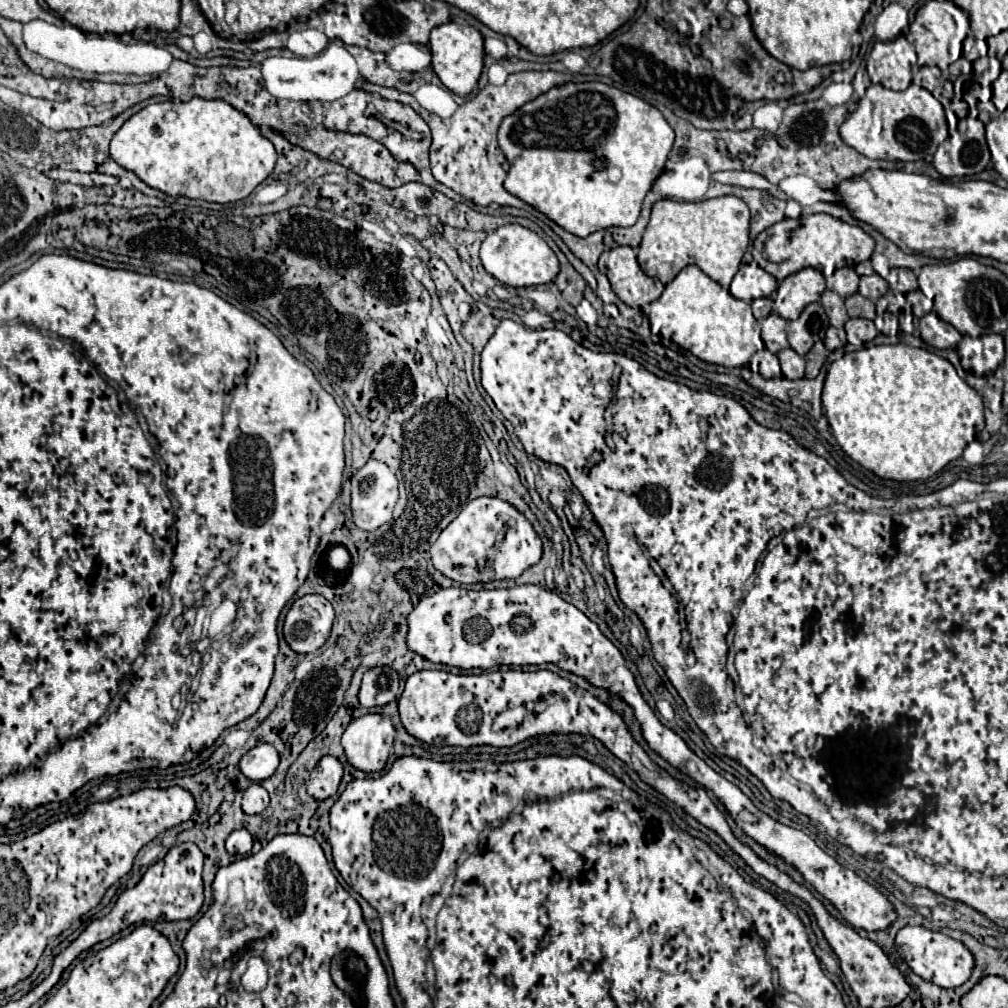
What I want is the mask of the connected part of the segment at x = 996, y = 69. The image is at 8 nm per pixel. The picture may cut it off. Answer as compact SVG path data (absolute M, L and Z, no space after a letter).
M982 57L972 63L973 79L981 86L991 86L1002 71L1001 61L992 61L990 57Z

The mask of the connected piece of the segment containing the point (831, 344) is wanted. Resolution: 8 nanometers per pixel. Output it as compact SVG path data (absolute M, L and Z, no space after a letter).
M833 326L827 328L824 337L824 345L828 347L828 351L840 349L840 347L844 347L844 343L847 343L844 328L838 329Z

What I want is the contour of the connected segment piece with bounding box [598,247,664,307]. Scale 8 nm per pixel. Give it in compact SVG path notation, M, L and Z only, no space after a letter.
M632 247L604 251L599 257L598 268L610 279L618 299L630 307L644 307L656 301L664 291L664 285L658 279L648 277L640 269Z

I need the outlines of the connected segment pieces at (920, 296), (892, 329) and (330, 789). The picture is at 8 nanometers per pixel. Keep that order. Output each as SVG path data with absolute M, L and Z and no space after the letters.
M919 289L908 293L906 299L911 303L913 315L917 318L932 311L933 300L927 298Z
M886 311L883 316L877 316L874 324L879 333L895 336L899 332L898 316Z
M322 757L320 763L314 767L314 771L310 773L310 781L308 781L308 793L322 801L332 797L338 791L342 779L342 765L336 757Z

